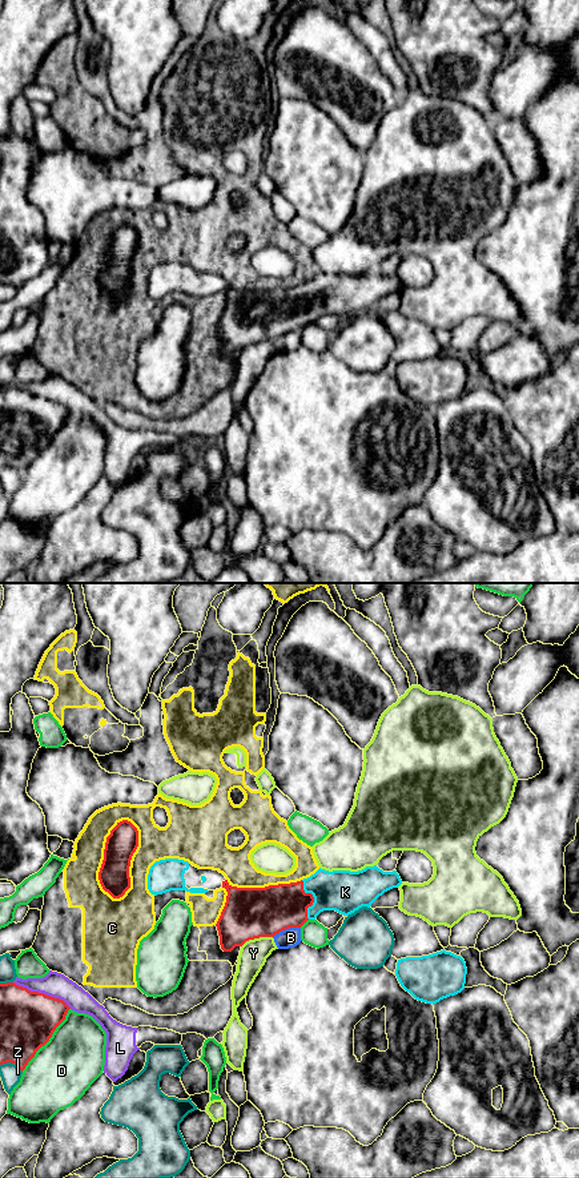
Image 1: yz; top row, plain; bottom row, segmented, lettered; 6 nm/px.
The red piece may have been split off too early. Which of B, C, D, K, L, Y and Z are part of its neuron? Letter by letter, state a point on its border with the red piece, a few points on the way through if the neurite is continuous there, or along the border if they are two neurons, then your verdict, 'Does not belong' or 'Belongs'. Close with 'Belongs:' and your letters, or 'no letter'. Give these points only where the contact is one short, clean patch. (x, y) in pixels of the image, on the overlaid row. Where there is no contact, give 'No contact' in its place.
B: Touches red at yz (286, 928). Boundary: yz (300, 927), (285, 928), (273, 937). Does not belong
C: Touches red at yz (129, 861). Does not belong
D: Touches red at yz (48, 1040). Does not belong
K: Touches red at yz (313, 899). Belongs
L: Touches red at yz (43, 993). Does not belong
Y: Touches red at yz (256, 937). Does not belong
Z: Touches red at yz (11, 1062). Does not belong
Belongs: K

